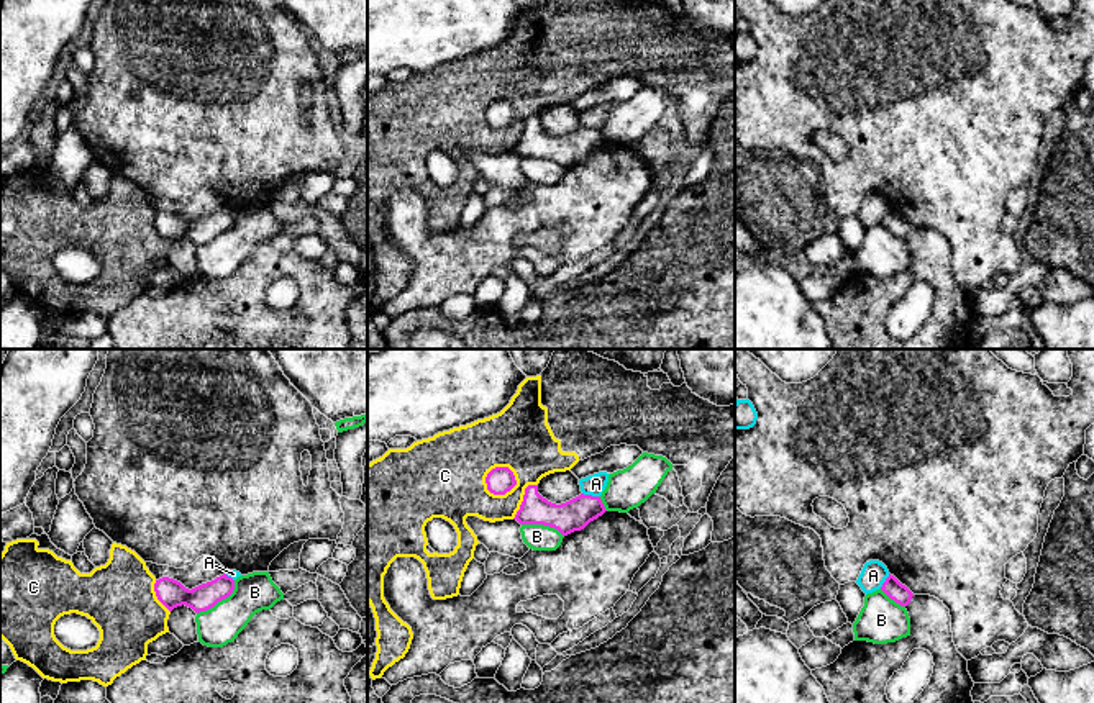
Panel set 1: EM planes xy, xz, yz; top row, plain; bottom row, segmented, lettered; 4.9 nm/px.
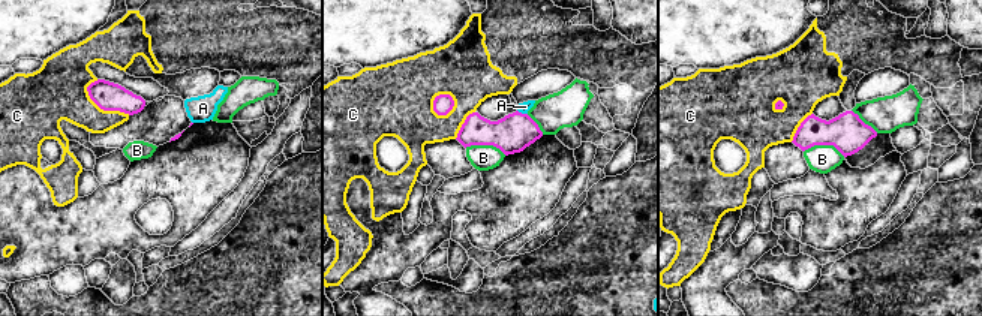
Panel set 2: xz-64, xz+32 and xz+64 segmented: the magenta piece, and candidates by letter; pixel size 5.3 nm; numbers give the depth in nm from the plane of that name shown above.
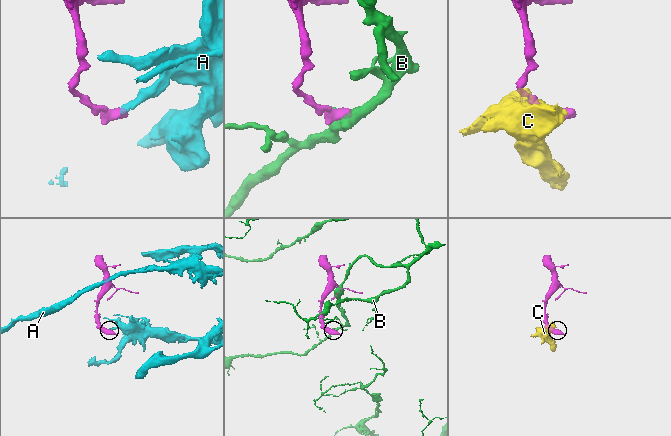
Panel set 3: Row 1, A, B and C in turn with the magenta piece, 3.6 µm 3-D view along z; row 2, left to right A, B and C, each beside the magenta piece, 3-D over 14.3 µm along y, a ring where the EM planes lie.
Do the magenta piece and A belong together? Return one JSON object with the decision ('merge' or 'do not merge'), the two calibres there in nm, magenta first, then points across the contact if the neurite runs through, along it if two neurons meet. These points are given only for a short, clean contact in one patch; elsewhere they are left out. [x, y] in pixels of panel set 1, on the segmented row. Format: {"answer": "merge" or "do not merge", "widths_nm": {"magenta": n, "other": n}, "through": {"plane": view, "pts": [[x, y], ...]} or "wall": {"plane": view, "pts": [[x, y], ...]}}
{"answer": "do not merge", "widths_nm": {"magenta": 160, "other": 100}, "wall": {"plane": "xz", "pts": [[583, 492], [599, 497]]}}

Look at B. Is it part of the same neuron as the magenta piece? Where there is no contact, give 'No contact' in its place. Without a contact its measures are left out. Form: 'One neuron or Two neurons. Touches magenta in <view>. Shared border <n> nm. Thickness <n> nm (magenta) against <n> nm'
Two neurons. Touches magenta in xy. Shared border 260 nm. Thickness 140 nm (magenta) against 190 nm

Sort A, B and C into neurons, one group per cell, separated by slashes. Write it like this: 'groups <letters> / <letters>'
groups A / B / C

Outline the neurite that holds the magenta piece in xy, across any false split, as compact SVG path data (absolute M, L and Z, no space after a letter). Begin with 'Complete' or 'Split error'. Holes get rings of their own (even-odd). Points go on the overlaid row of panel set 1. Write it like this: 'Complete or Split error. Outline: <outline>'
Complete. Outline: M226 574L192 590L185 588L180 582L169 577L162 577L154 583L157 600L169 611L182 605L192 608L195 613L207 611L218 601L228 598L233 590L235 580Z

